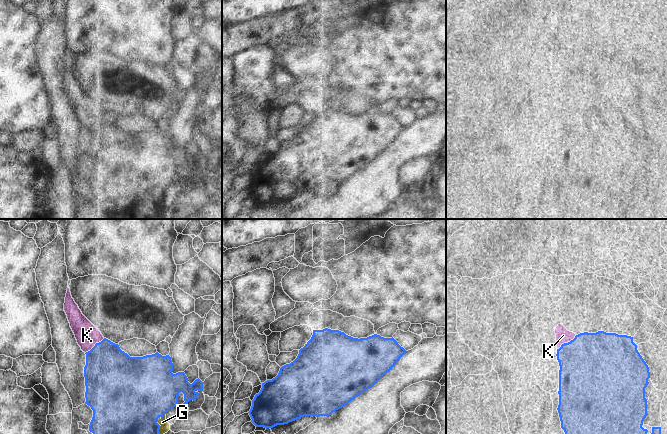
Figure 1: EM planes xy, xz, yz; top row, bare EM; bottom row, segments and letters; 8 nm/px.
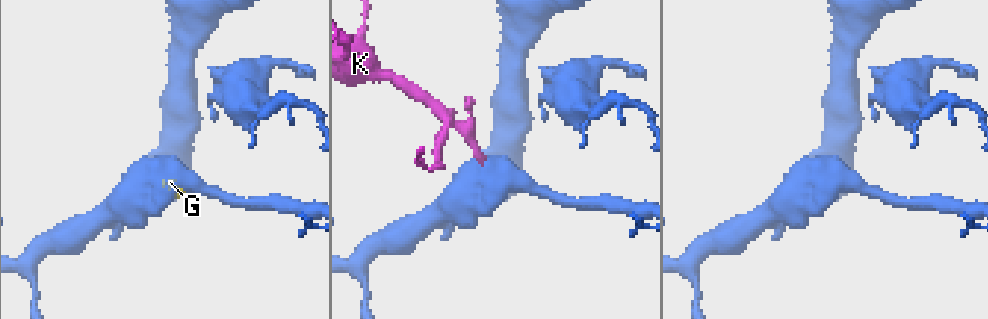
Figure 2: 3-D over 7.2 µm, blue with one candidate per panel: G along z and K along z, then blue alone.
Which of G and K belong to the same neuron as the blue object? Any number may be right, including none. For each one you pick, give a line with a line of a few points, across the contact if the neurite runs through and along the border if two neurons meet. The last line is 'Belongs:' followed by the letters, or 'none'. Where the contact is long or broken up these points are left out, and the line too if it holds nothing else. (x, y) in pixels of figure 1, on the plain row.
Belongs: G, K

